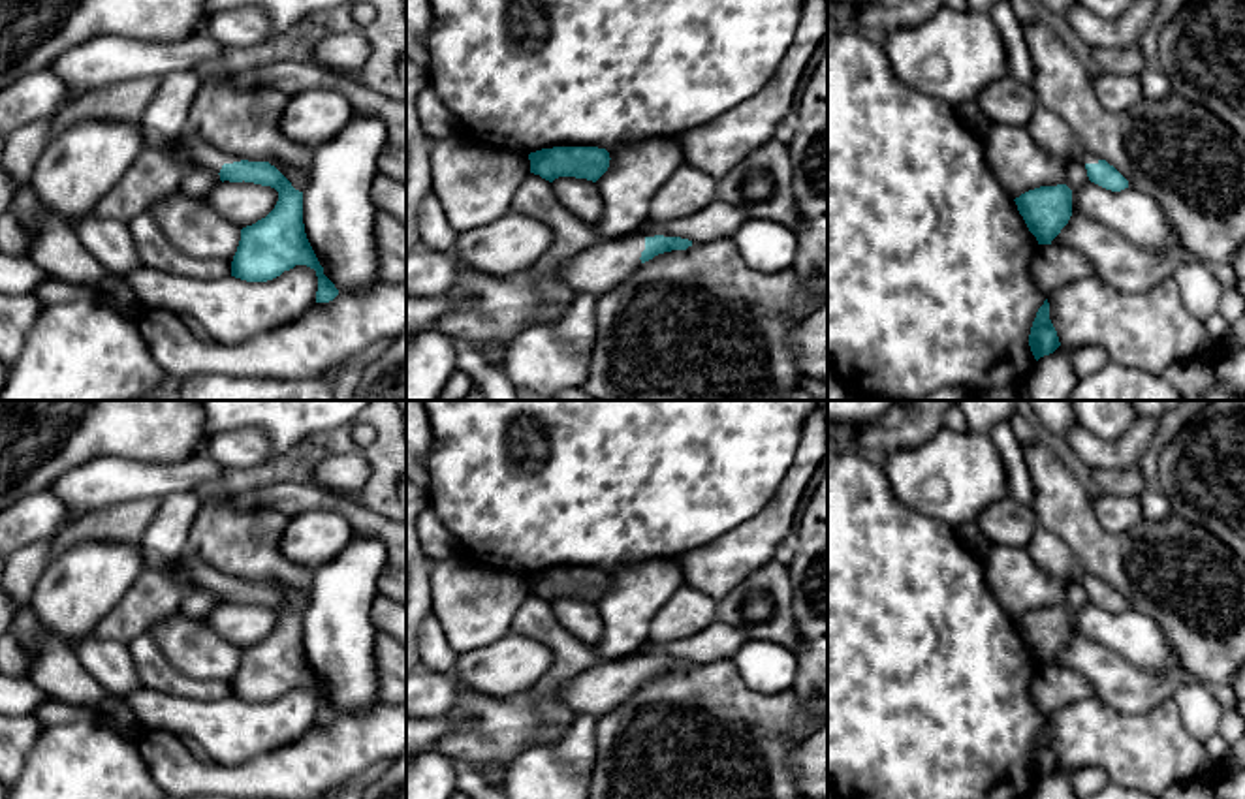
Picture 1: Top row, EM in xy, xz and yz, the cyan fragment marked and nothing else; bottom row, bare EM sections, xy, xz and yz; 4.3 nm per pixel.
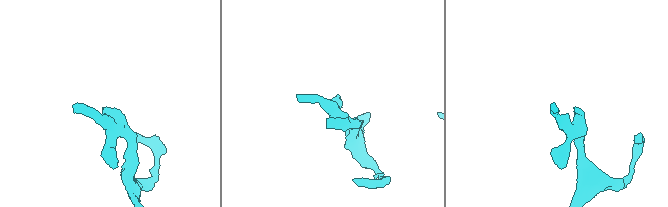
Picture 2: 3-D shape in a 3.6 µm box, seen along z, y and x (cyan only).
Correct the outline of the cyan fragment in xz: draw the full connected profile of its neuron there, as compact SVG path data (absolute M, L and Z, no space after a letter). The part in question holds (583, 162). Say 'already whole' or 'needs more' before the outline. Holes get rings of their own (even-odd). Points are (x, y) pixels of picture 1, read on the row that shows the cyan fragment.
already whole; M553 147L528 154L530 173L553 182L575 177L596 182L609 167L609 152L598 147Z

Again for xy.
needs more; M182 133L171 149L162 149L182 169L205 167L220 175L220 180L254 182L278 192L275 209L261 220L241 229L241 241L231 261L231 276L246 282L267 282L295 265L316 271L316 303L329 303L339 295L335 284L323 274L303 224L303 192L269 162L248 162L220 152L207 141Z

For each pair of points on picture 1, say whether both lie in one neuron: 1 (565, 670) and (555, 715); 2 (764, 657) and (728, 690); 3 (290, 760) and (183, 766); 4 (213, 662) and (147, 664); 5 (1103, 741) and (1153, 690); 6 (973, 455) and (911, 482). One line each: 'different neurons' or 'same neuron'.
1: same neuron
2: different neurons
3: same neuron
4: different neurons
5: different neurons
6: same neuron

